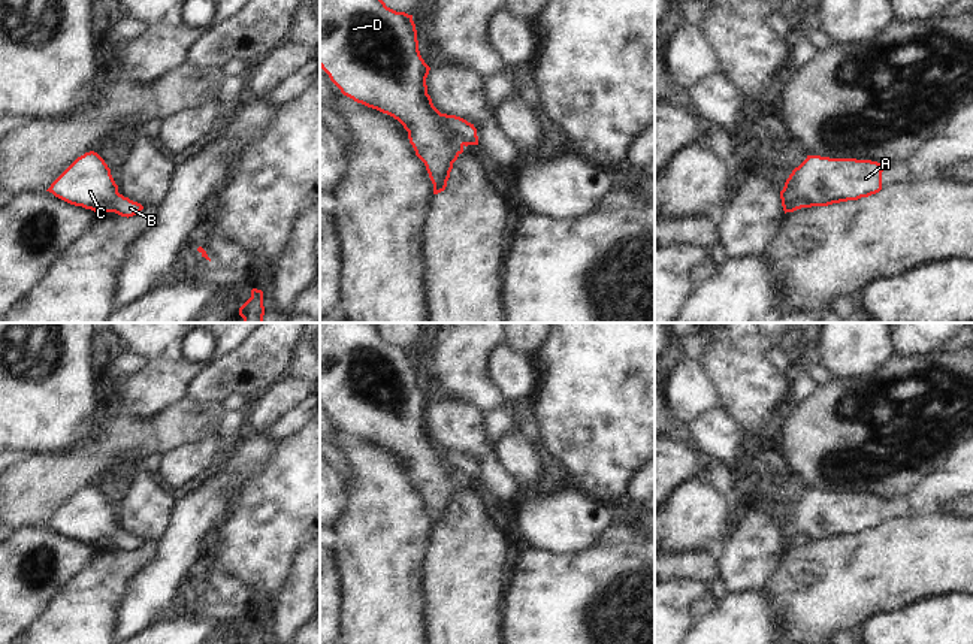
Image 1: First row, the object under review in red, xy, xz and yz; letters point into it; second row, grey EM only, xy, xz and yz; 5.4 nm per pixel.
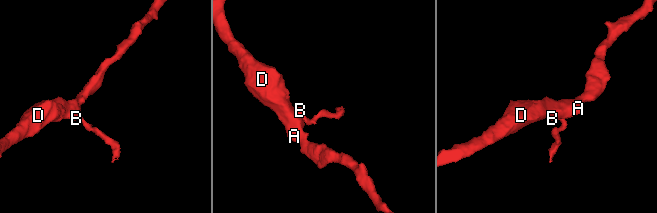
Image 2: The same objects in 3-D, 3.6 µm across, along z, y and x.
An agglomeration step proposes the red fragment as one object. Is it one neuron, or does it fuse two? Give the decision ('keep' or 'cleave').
keep

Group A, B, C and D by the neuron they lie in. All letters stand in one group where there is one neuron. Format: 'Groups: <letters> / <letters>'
Groups: A B C D.

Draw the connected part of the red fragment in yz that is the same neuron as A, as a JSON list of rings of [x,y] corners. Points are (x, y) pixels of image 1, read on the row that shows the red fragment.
[[[807,155],[780,191],[785,214],[858,200],[882,190],[883,166],[871,160]]]

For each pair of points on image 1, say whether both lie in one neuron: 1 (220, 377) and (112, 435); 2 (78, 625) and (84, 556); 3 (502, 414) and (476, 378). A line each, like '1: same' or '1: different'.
1: different
2: different
3: different

